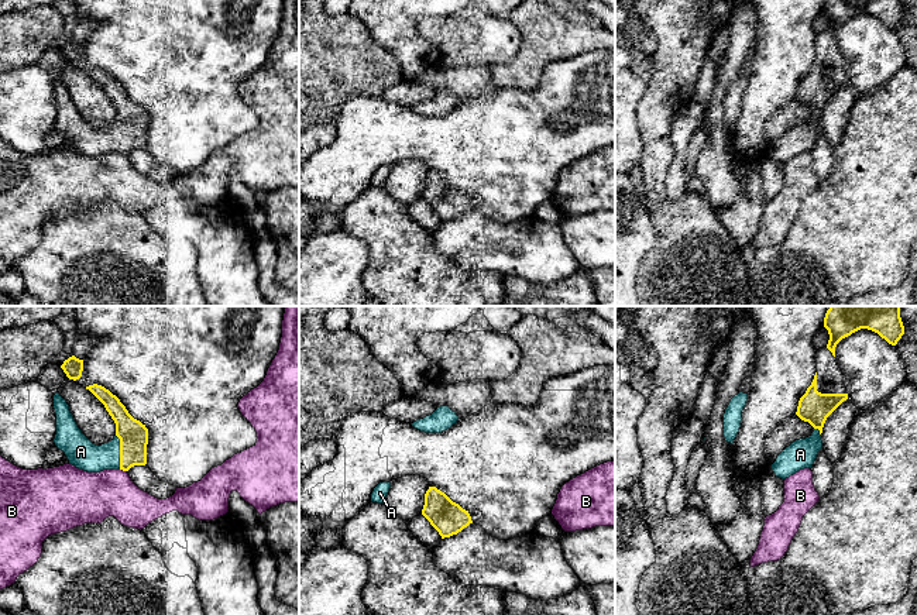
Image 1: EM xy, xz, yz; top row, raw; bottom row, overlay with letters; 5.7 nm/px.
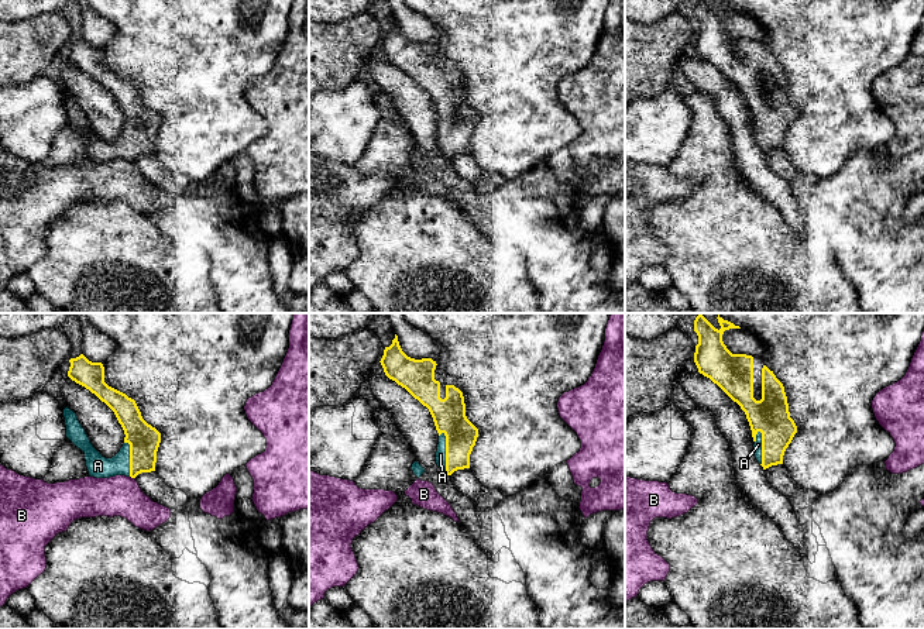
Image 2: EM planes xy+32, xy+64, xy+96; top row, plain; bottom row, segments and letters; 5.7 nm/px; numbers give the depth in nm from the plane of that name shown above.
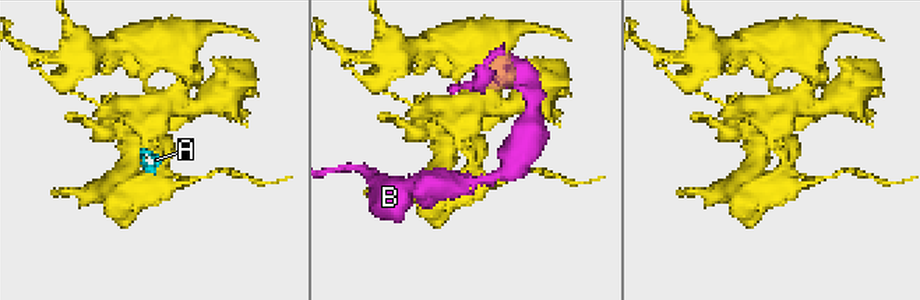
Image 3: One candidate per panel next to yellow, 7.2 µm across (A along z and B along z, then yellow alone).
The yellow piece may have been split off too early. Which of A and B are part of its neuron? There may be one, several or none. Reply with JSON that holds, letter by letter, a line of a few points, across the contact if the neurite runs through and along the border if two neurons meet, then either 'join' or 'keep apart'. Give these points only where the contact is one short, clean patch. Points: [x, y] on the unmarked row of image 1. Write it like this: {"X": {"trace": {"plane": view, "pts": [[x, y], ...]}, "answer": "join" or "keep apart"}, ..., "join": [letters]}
{"A": {"answer": "join"}, "B": {"answer": "keep apart"}, "join": ["A"]}

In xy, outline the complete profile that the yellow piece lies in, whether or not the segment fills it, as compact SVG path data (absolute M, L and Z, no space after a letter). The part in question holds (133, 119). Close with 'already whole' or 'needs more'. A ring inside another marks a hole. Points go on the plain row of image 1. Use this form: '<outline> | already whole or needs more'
M102 69L86 71L106 92L116 107L116 120L102 130L93 128L78 111L66 85L56 76L55 130L65 137L69 148L87 157L103 154L128 155L147 148L148 113L134 103L120 83Z | needs more

